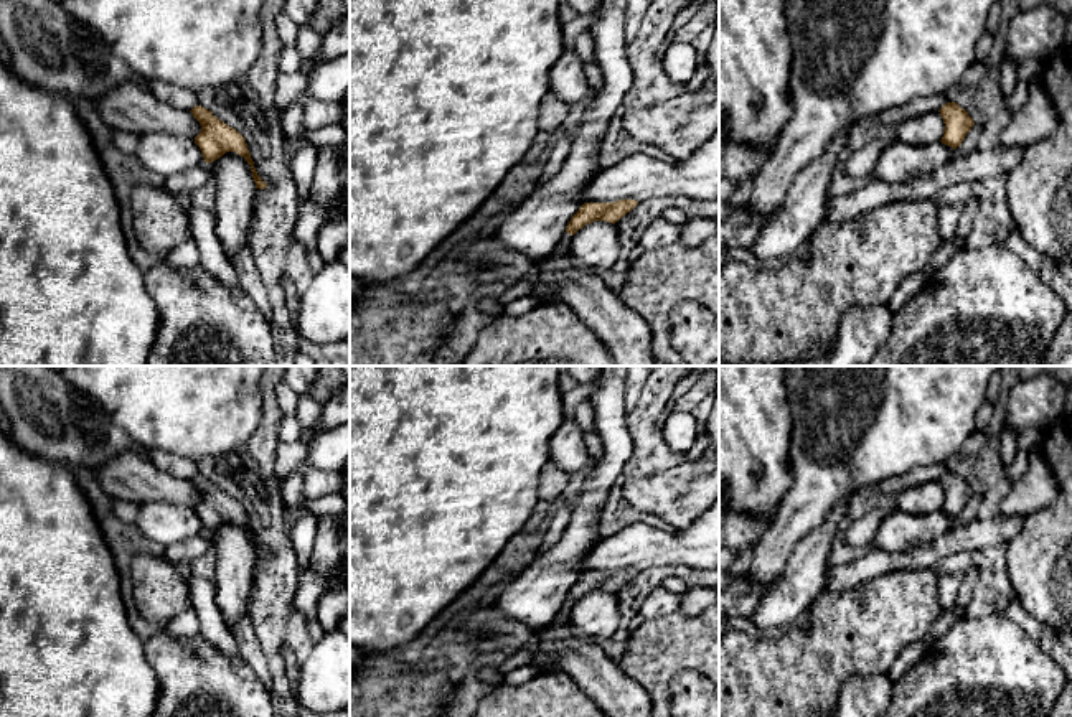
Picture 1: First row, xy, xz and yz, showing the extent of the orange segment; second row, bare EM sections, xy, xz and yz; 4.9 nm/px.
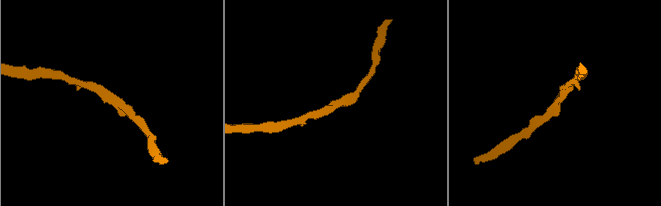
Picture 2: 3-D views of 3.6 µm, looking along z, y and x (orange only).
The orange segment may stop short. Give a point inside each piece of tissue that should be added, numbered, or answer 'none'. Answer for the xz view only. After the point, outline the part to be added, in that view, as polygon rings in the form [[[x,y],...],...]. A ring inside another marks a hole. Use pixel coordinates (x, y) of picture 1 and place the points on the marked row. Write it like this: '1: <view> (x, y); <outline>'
none

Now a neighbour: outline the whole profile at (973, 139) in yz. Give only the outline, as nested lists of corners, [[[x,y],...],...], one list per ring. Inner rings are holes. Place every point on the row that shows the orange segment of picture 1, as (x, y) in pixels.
[[[975,124],[971,127],[971,130],[966,134],[965,140],[962,142],[962,145],[955,148],[955,153],[953,153],[955,162],[960,157],[965,157],[966,153],[970,153],[975,148],[978,148],[983,142],[985,142],[985,138],[983,138],[983,125]]]

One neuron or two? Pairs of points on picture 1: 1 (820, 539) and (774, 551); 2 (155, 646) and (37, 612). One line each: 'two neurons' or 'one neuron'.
1: two neurons
2: two neurons

